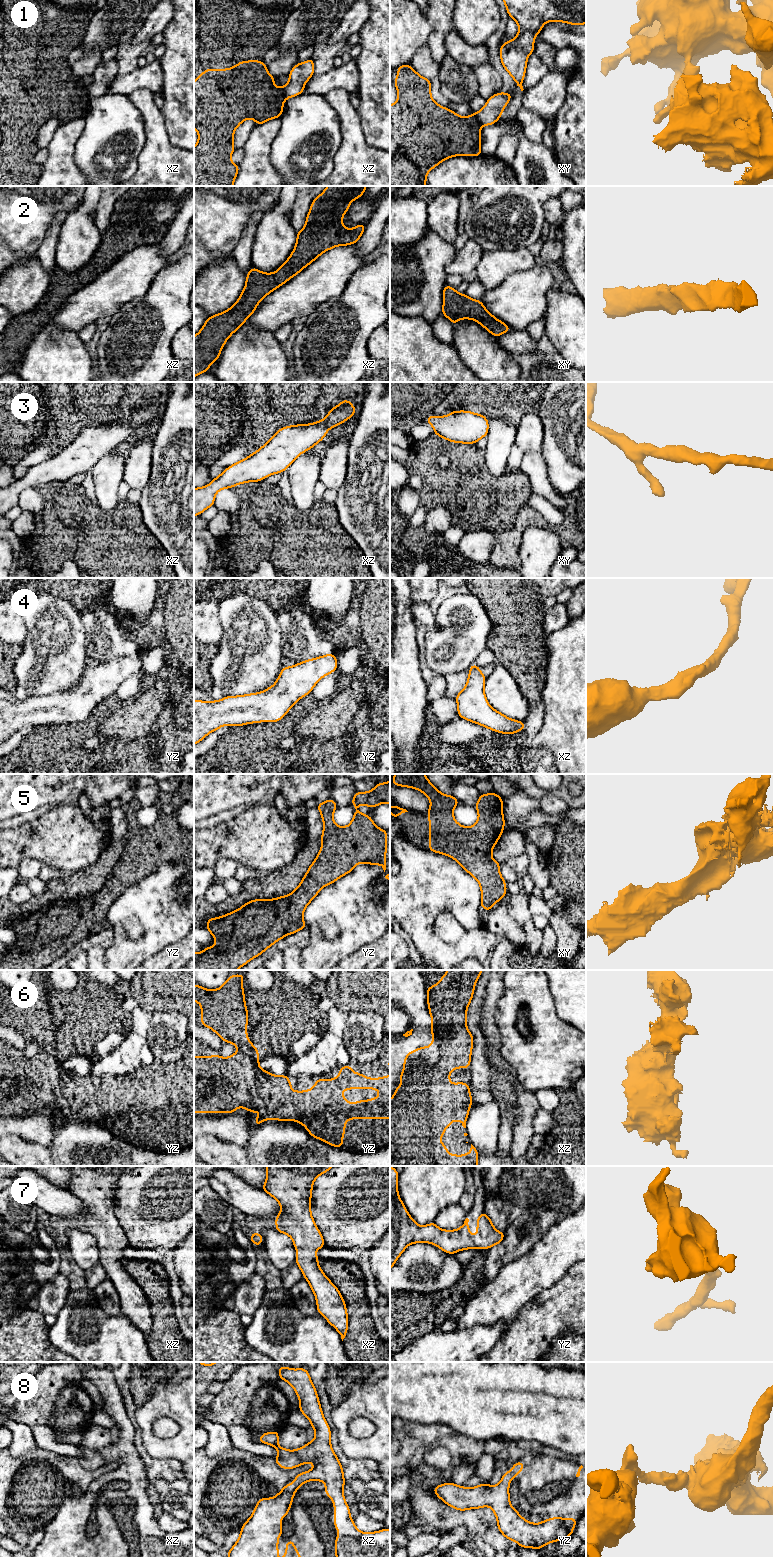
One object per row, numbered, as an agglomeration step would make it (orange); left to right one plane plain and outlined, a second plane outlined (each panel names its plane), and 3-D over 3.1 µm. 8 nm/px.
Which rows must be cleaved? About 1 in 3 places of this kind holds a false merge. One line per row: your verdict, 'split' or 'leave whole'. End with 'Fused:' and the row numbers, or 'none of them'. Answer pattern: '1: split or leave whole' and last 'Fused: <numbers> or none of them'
1: split
2: leave whole
3: leave whole
4: leave whole
5: leave whole
6: leave whole
7: leave whole
8: leave whole
Fused: 1

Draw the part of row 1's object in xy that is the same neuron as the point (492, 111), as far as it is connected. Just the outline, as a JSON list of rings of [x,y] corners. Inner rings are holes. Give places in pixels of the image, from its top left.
[[[499,92],[492,95],[485,106],[475,113],[480,126],[493,125],[502,116],[502,111],[513,97],[512,93]]]

